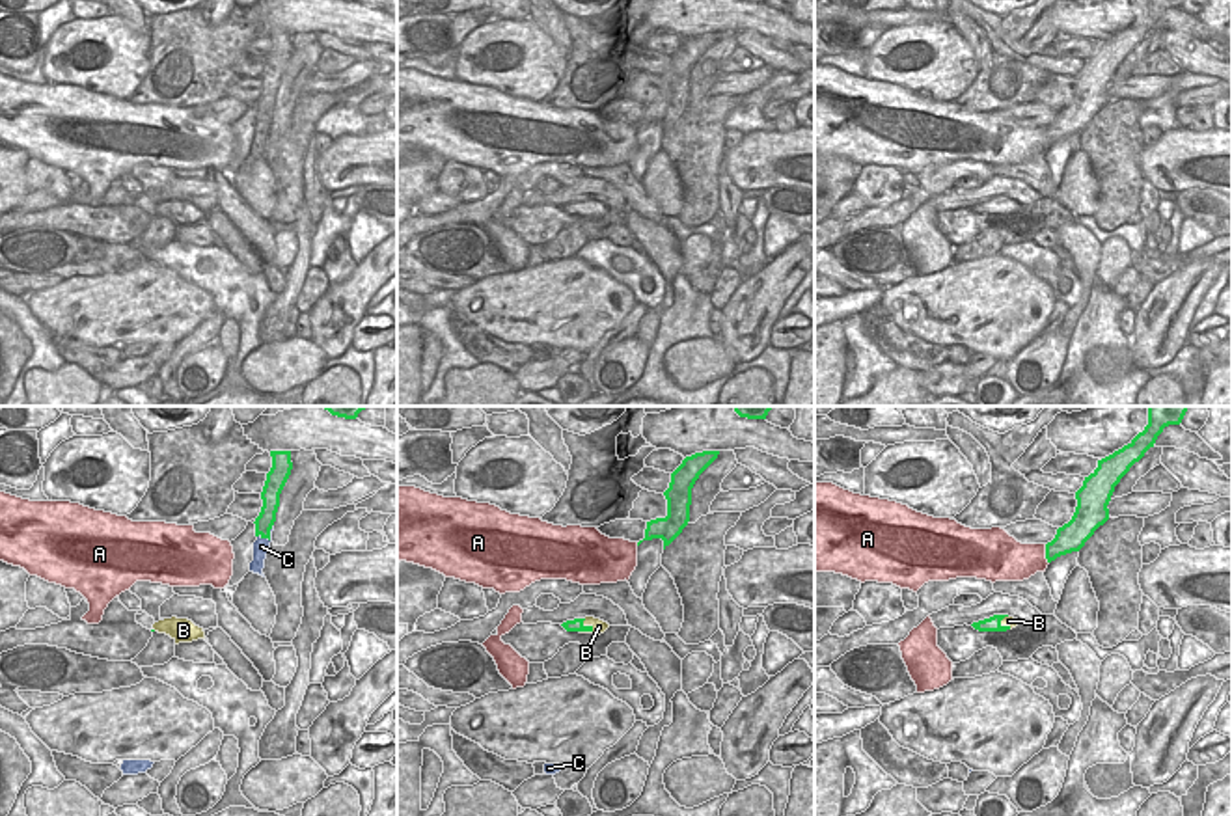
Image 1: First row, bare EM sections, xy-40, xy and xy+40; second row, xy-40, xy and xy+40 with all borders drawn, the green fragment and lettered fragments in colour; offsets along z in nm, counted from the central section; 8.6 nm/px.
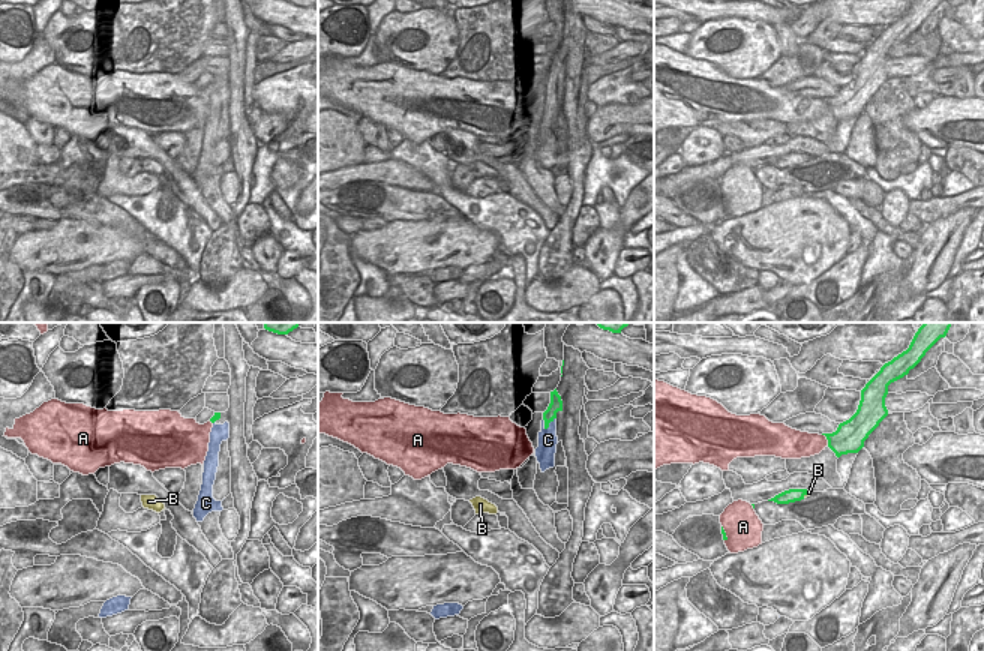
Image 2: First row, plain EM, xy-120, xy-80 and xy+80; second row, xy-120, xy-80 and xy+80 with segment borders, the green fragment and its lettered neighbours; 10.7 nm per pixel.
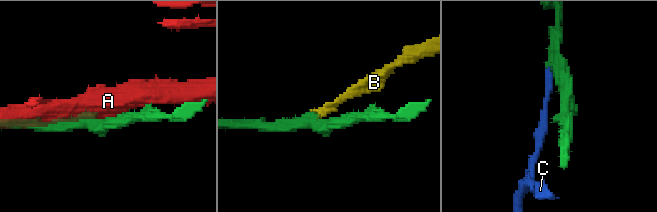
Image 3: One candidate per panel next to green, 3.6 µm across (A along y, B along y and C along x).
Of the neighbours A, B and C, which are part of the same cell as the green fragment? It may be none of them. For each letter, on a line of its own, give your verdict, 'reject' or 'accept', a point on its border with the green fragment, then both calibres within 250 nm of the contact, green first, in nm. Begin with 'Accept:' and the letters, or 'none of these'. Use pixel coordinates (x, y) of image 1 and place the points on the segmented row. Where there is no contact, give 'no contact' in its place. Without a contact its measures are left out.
Accept: none of these
A: reject; meets green in xy+40 at (1046, 554); 240 nm thick on the green side, 320 nm on the other
B: reject; meets green in xy at (588, 626); 120 nm thick on the green side, 130 nm on the other
C: reject; meets green in xy-40 at (269, 535); 160 nm thick on the green side, 130 nm on the other

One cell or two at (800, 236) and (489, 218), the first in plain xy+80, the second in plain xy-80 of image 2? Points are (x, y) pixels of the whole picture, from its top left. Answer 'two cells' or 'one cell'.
two cells

